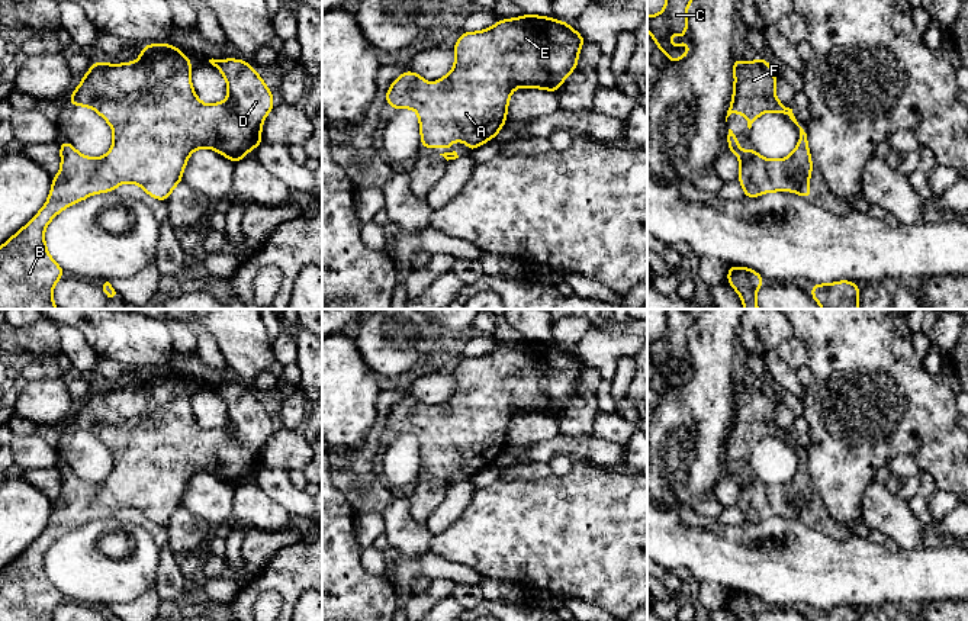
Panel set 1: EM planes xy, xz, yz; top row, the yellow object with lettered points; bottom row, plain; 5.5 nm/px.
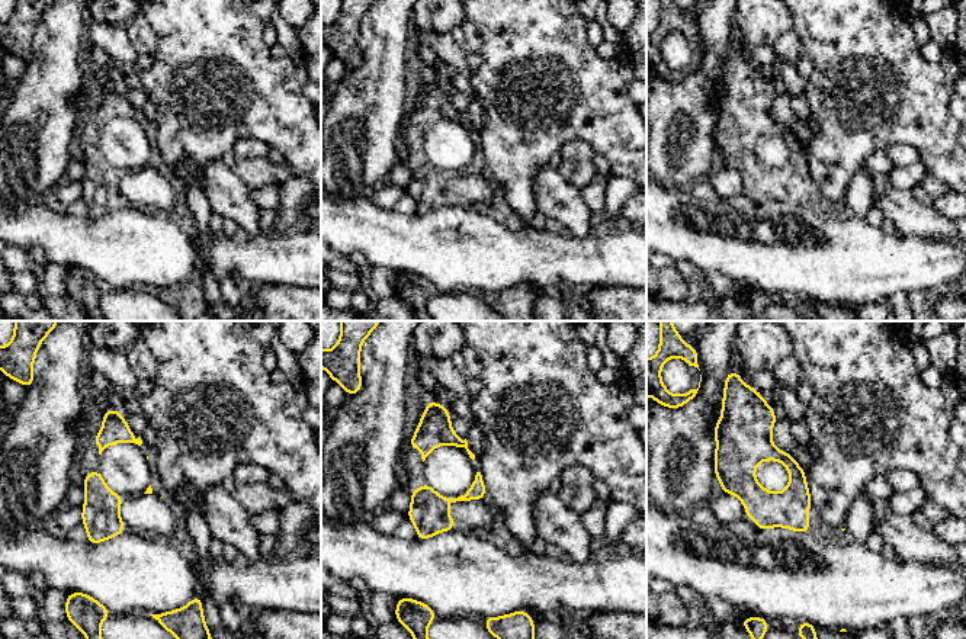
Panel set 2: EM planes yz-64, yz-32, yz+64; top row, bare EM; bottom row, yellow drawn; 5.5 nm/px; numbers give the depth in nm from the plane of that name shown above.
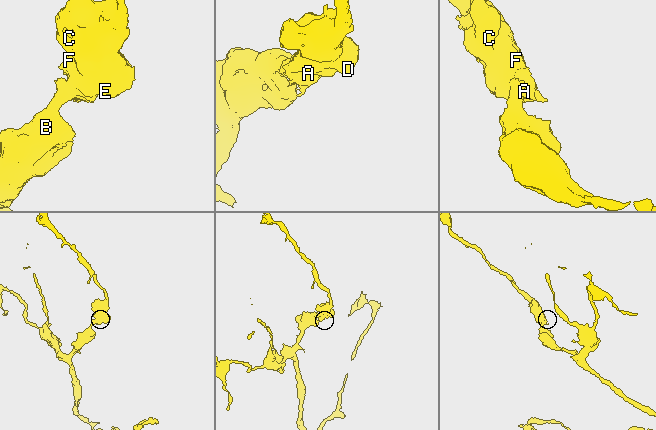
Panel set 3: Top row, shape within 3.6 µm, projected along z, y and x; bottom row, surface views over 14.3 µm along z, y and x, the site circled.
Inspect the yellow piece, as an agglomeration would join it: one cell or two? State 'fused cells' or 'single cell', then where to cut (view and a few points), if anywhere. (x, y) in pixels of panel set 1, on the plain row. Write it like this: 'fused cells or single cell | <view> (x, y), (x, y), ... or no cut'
single cell | no cut

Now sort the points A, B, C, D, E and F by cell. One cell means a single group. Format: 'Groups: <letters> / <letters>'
Groups: A B C D E F

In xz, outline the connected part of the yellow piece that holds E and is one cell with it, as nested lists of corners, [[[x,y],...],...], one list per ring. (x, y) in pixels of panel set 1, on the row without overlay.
[[[522,340],[515,344],[498,345],[492,353],[488,353],[488,354],[483,354],[479,357],[463,357],[460,360],[460,363],[457,364],[457,367],[451,373],[456,379],[456,386],[454,386],[454,392],[451,393],[451,396],[447,400],[434,406],[430,411],[424,402],[408,395],[403,399],[401,399],[396,405],[393,405],[393,408],[387,414],[385,428],[390,429],[396,435],[411,434],[411,432],[414,432],[417,435],[418,445],[419,445],[421,474],[422,476],[428,472],[450,472],[453,466],[464,466],[469,473],[469,479],[470,479],[473,474],[476,474],[482,469],[493,464],[496,461],[496,458],[504,453],[505,445],[506,445],[508,427],[509,427],[512,416],[517,412],[543,414],[543,415],[549,415],[549,416],[556,418],[559,415],[559,412],[563,409],[565,403],[576,395],[579,374],[583,371],[585,367],[586,366],[583,364],[583,361],[579,357],[573,355],[567,347],[554,345],[547,341]]]

